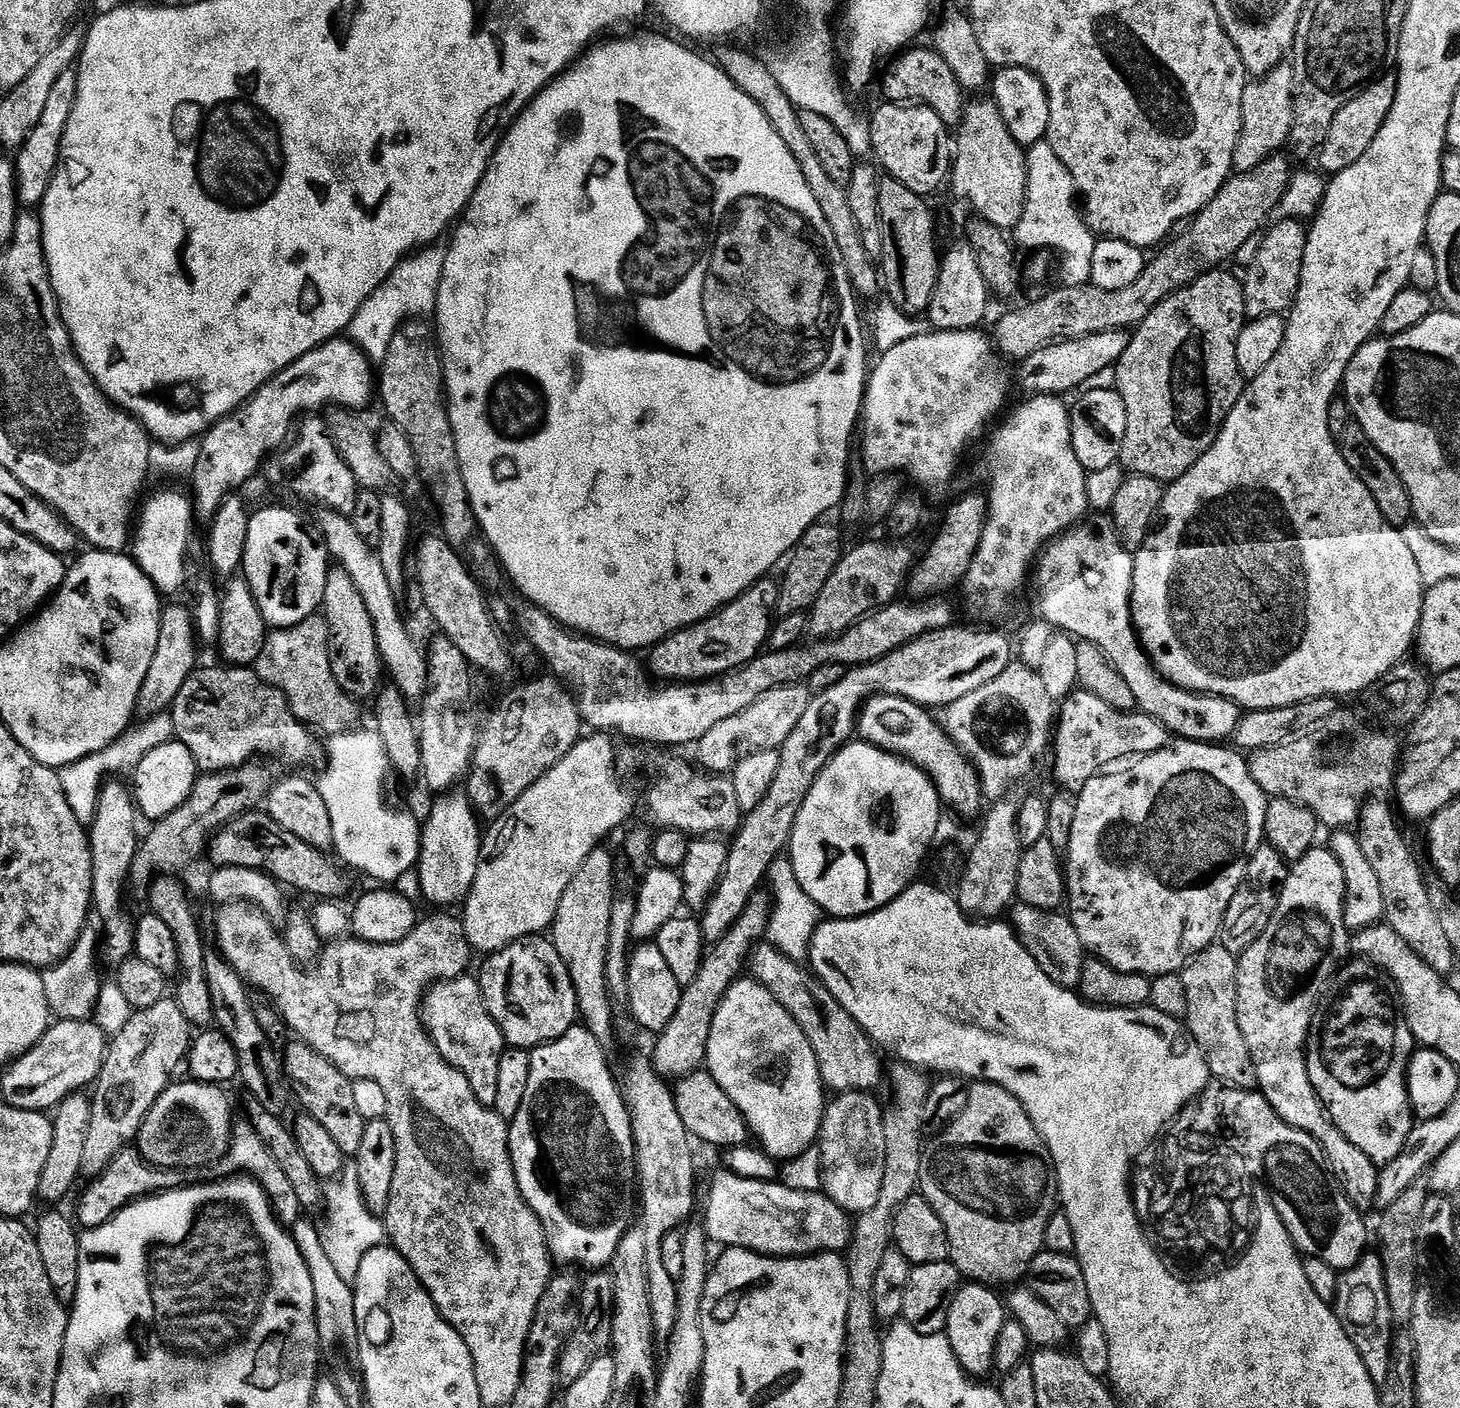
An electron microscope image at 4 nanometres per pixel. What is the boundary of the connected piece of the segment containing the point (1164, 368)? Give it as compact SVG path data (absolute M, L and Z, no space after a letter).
M1228 270L1205 271L1204 275L1199 276L1193 284L1180 289L1179 292L1172 293L1161 304L1156 305L1148 313L1147 318L1135 329L1130 346L1126 346L1126 354L1122 354L1120 361L1114 365L1114 373L1116 372L1114 384L1119 392L1123 394L1126 410L1128 411L1126 438L1122 442L1119 463L1121 465L1125 464L1129 473L1137 476L1149 476L1161 482L1171 482L1177 480L1179 476L1186 475L1196 465L1198 458L1202 458L1202 454L1206 454L1212 449L1214 442L1220 437L1220 431L1224 428L1225 422L1228 421L1230 410L1234 410L1238 398L1245 390L1246 377L1240 372L1238 366L1238 338L1242 334L1246 323L1244 286L1239 279L1236 281L1230 273L1224 271Z

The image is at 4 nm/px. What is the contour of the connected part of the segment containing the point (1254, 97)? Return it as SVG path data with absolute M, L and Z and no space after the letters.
M1291 63L1280 64L1273 72L1253 79L1242 94L1242 130L1238 146L1234 150L1232 167L1236 172L1254 170L1266 162L1266 158L1277 155L1284 143L1294 136L1296 115L1296 74Z

